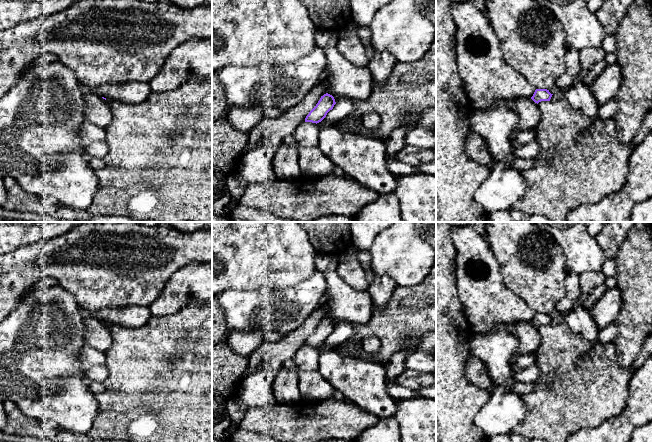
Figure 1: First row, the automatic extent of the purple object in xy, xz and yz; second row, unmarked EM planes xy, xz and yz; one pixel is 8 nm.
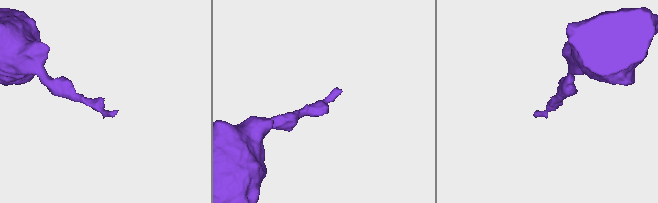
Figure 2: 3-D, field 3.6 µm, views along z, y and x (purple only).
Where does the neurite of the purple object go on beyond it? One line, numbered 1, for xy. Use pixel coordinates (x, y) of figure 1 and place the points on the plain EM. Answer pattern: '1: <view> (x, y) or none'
1: none

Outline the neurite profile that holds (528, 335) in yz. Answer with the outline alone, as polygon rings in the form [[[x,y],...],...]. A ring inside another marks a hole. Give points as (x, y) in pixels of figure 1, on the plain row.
[[[520,322],[511,326],[512,334],[518,338],[519,345],[515,356],[533,353],[541,343],[538,328],[531,322]]]

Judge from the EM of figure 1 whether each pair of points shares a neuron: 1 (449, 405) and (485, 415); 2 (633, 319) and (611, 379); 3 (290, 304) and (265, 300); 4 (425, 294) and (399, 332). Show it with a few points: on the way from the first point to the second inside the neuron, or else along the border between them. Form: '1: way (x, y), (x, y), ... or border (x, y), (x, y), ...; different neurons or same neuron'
1: border (489, 393), (487, 402), (473, 418), (482, 431); different neurons
2: border (614, 345), (617, 362), (621, 366), (629, 367); different neurons
3: way (284, 304), (271, 304); same neuron
4: way (420, 303), (400, 323); same neuron

